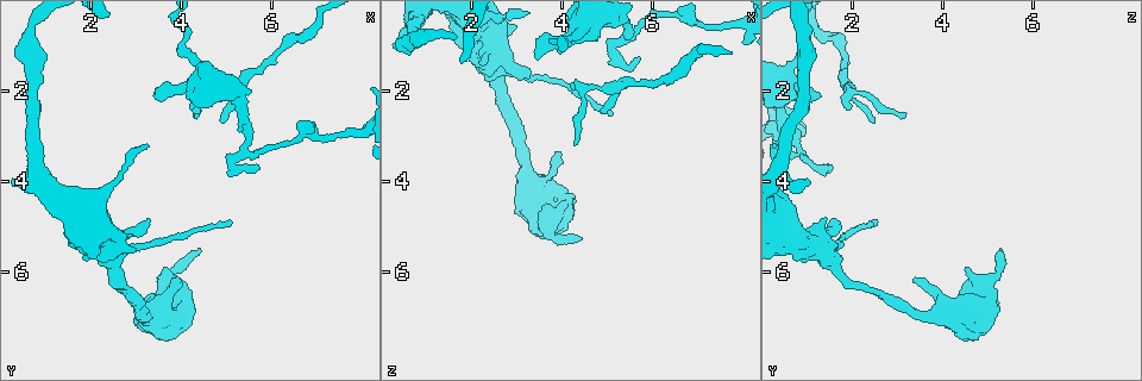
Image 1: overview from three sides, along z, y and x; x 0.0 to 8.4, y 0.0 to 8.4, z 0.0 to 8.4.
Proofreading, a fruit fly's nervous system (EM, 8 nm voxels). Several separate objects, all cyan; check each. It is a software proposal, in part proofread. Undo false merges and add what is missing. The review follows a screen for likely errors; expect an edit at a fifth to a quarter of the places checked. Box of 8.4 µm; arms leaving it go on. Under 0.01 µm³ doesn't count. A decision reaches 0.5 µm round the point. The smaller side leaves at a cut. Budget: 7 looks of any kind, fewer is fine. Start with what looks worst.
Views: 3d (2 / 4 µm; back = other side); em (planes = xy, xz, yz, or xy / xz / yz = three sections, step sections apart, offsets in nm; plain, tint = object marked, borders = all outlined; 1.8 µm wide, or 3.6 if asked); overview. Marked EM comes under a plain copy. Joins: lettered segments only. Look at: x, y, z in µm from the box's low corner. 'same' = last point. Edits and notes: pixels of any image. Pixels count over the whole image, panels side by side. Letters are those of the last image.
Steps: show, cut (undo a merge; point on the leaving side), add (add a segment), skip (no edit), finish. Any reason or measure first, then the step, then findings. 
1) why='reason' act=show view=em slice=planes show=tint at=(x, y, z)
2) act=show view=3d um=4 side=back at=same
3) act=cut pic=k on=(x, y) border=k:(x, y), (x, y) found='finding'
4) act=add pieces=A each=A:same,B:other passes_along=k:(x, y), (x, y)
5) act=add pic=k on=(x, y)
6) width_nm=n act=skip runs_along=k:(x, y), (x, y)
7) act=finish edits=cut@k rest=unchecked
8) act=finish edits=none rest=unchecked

act=show view=em slice=xz step=8 show=borders at=(2.25, 4.80, 1.40)

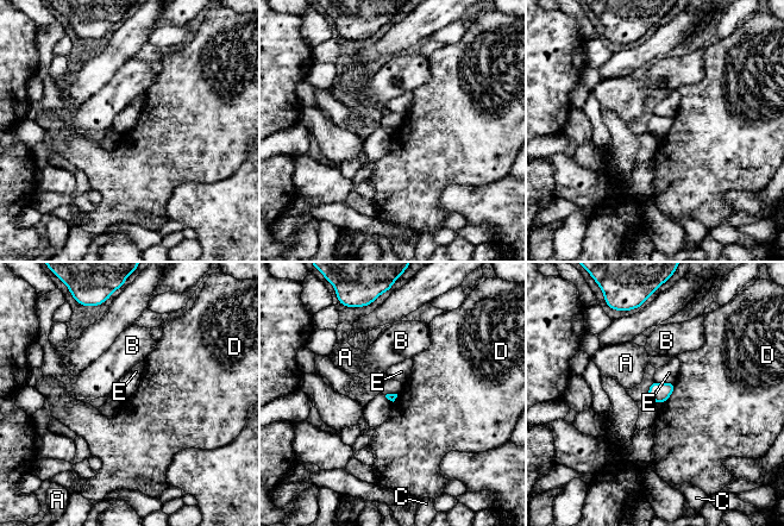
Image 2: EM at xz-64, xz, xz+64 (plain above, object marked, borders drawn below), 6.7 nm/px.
act=show view=em slice=planes show=borders at=same

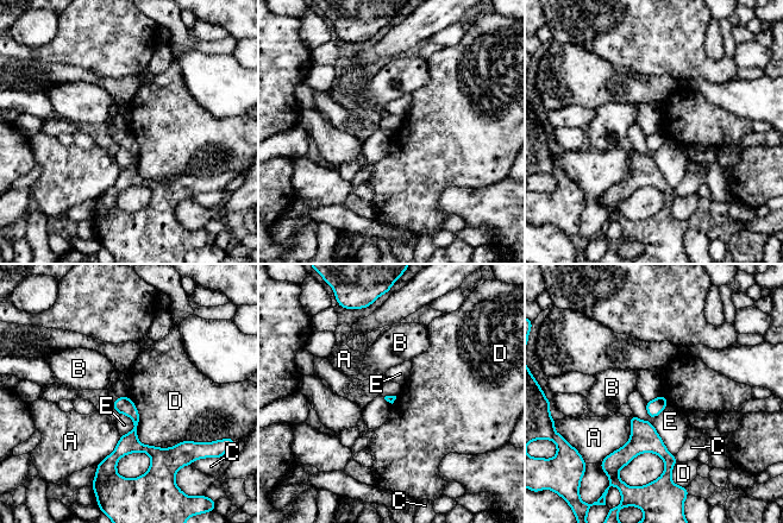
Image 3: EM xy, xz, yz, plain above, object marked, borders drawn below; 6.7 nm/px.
act=skip each=A:other,B:other,C:other,D:other,E:other border=3:(129, 397), (137, 439), (154, 446) found='none of them fits'

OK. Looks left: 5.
why='tapers out' act=show view=em slice=planes show=borders at=(4.25, 2.55, 3.25)

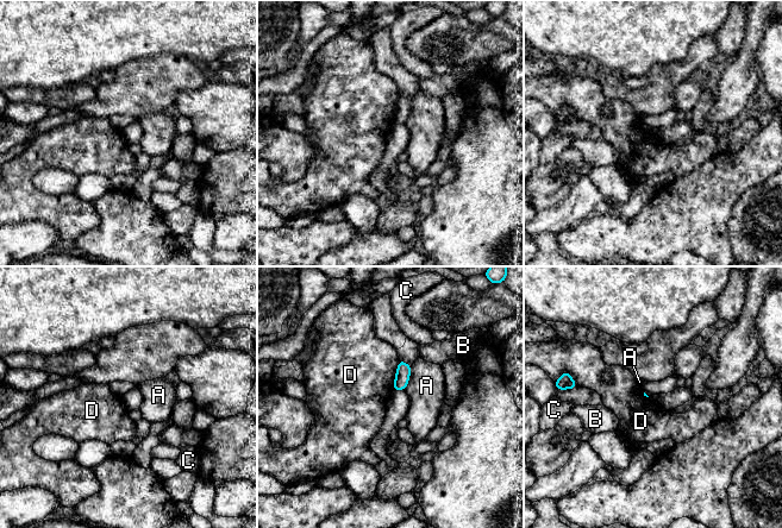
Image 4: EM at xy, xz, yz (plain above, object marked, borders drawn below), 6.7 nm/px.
longest_contact=D:220nm act=skip each=A:other,B:other,C:other,D:other border=4:(399, 359), (392, 389) found='no lettered segment goes on from it'

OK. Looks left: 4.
why='thick turns thin' act=show view=em slice=planes show=tint at=(3.15, 7.00, 3.55)

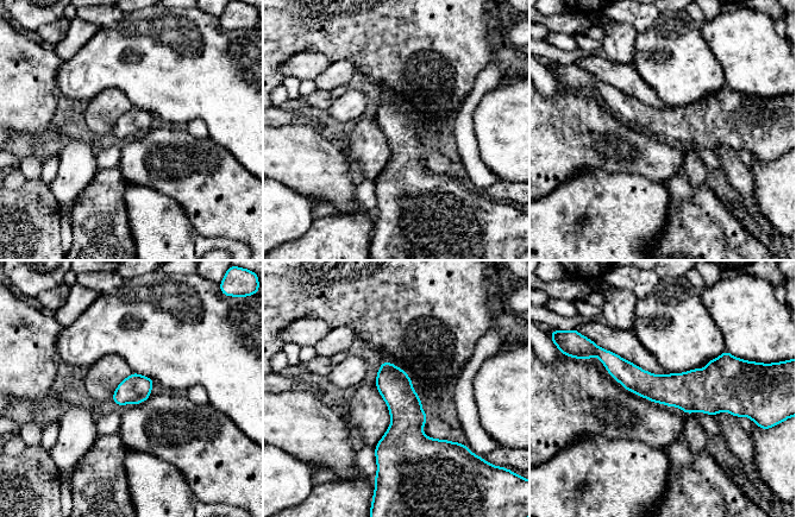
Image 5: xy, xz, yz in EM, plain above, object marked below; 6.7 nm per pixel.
why='what lies round it' act=show view=em slice=planes show=borders at=same

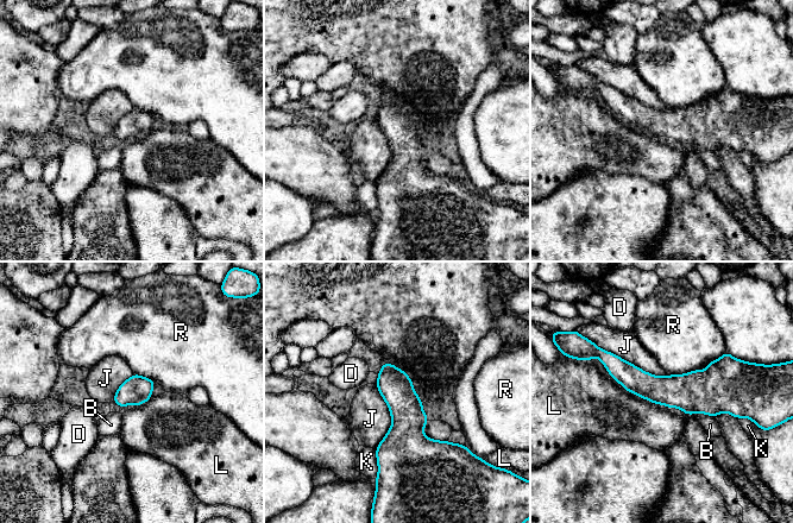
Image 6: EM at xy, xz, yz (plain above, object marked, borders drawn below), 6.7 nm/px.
width_nm=190 longest_contact=J:500nm act=skip each=B:other,D:other,J:other,K:other,L:other,R:other found='one neuron here'

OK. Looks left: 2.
act=finish edits=none rest=unchecked

